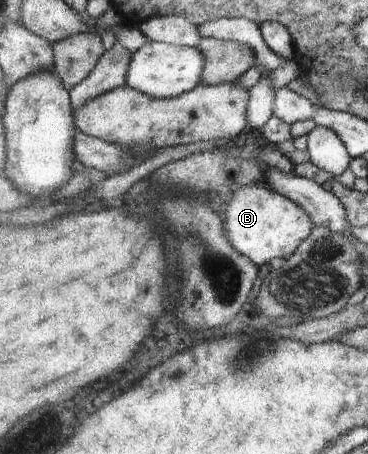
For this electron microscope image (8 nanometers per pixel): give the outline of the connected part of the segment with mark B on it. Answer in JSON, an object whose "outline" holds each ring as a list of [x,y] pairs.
{"outline":[[[252,183],[242,186],[234,194],[227,195],[227,207],[225,214],[226,236],[229,241],[245,257],[253,260],[258,266],[272,264],[274,259],[286,259],[312,234],[315,224],[310,215],[293,200],[282,196],[280,193],[264,186],[264,184]]]}

